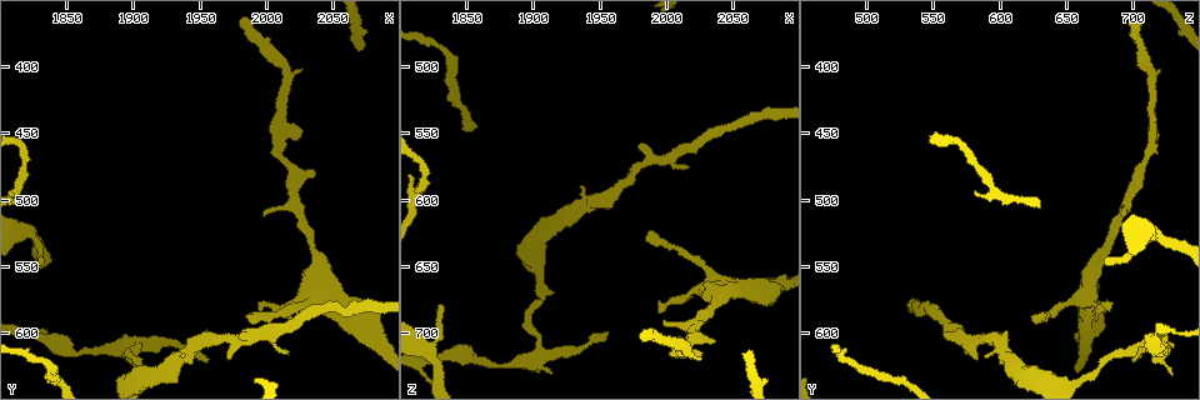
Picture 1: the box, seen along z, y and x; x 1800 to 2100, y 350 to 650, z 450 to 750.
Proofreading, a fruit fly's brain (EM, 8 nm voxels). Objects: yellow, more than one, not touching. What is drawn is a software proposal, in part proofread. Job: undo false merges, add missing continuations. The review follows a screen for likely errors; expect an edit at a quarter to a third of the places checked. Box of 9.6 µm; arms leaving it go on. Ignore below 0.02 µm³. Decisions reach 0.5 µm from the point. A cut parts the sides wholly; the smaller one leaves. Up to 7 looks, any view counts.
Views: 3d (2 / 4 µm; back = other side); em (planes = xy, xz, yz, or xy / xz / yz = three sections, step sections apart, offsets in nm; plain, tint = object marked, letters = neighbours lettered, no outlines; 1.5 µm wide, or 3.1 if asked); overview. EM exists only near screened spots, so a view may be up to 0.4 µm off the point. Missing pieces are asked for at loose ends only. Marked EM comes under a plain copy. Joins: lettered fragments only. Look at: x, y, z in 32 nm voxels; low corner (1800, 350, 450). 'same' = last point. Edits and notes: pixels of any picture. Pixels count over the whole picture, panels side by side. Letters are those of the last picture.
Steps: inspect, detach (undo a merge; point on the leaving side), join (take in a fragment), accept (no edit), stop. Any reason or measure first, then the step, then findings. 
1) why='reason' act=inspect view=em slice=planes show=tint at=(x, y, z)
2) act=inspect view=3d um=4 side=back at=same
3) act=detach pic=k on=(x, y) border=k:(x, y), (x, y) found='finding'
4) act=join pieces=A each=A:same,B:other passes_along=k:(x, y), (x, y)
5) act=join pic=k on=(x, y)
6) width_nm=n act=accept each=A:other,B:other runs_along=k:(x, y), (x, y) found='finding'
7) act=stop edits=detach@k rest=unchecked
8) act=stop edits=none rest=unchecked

why='free end' act=inspect view=3d um=4 at=(2022, 444, 714)

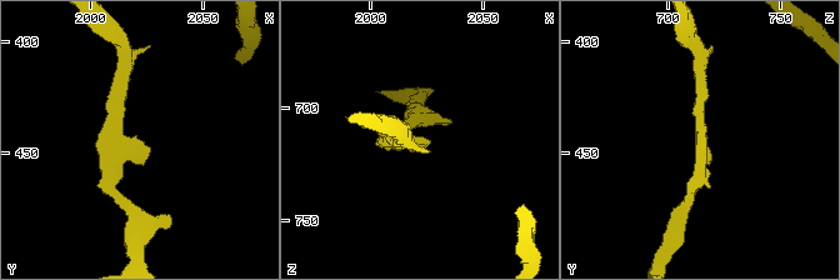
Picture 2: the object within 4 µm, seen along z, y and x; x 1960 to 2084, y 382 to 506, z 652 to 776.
arm_widths_nm=200,200 act=inspect view=em slice=xz step=8 show=letters at=(2022, 444, 712)

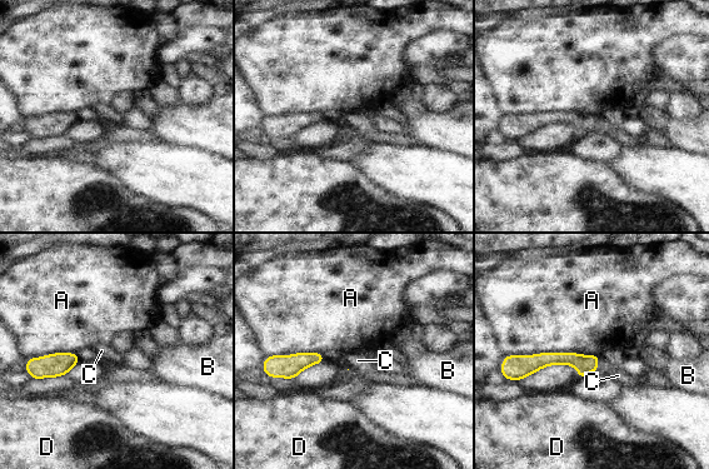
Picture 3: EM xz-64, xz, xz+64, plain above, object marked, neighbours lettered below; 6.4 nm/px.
why='another direction' act=inspect view=em slice=planes show=letters at=same

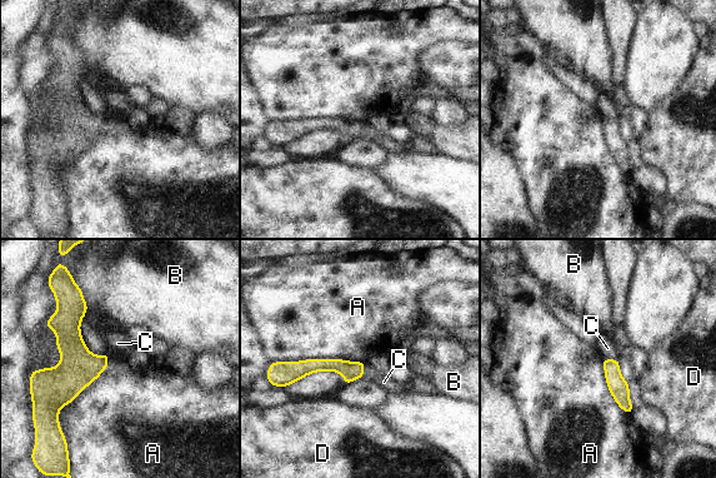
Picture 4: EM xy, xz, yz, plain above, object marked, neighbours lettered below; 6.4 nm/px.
longest_contact=A:600nm act=accept each=A:other,B:other,C:other,D:other border=4:(365, 361), (300, 359), (276, 362) found='no lettered fragment goes on from it'

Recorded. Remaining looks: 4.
why='free end' act=inspect view=3d um=2 at=(1986, 588, 622)

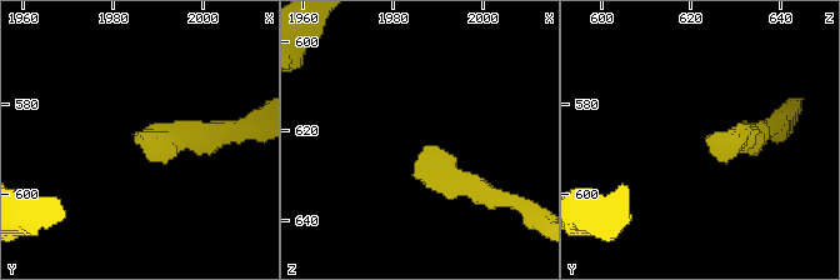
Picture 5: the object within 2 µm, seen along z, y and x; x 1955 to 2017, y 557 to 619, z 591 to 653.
why='now the EM' act=inspect view=em slice=yz step=4 show=letters at=(1987, 588, 623)

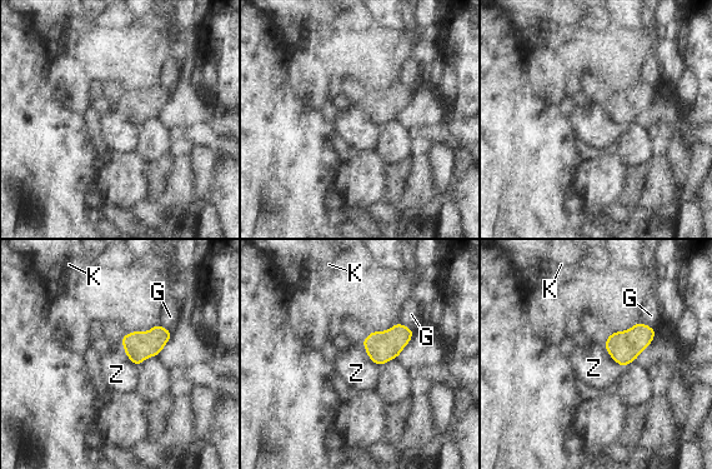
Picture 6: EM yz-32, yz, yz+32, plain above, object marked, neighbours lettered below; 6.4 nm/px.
why='cut it another way' act=inspect view=em slice=planes show=letters at=same

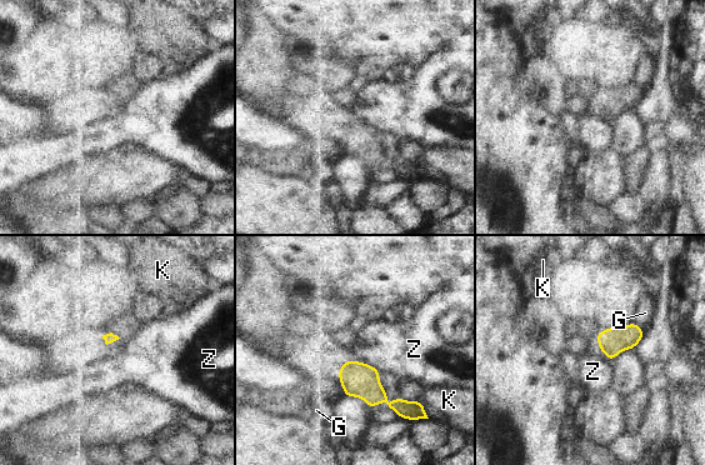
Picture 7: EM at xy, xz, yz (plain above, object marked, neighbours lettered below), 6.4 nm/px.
act=accept each=G:other,K:other,Z:other border=7:(348, 359), (364, 361), (380, 371) found='none of them fits'

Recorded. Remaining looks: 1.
act=stop edits=none rest=unchecked

